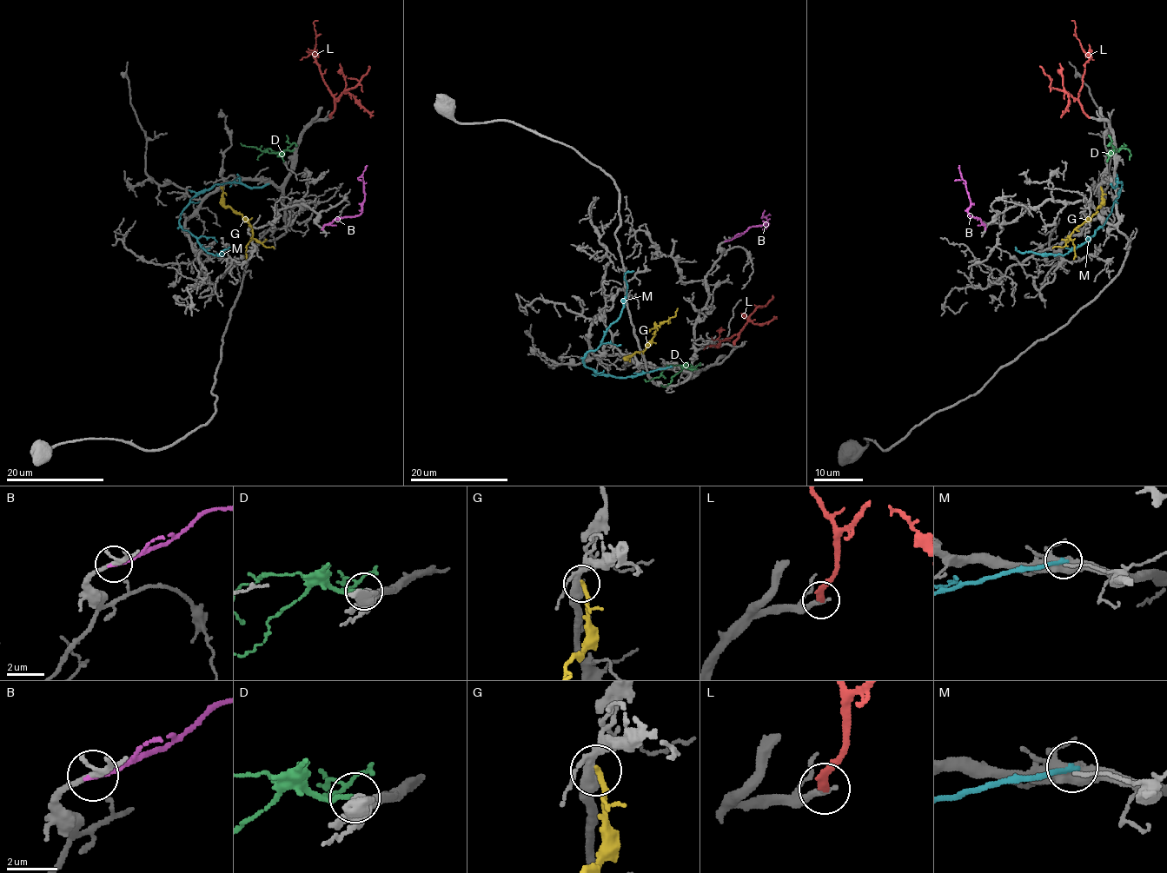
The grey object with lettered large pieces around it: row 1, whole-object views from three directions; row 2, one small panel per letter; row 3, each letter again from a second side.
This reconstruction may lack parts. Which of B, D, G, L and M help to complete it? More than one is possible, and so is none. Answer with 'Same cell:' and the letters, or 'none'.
Same cell: D, L

